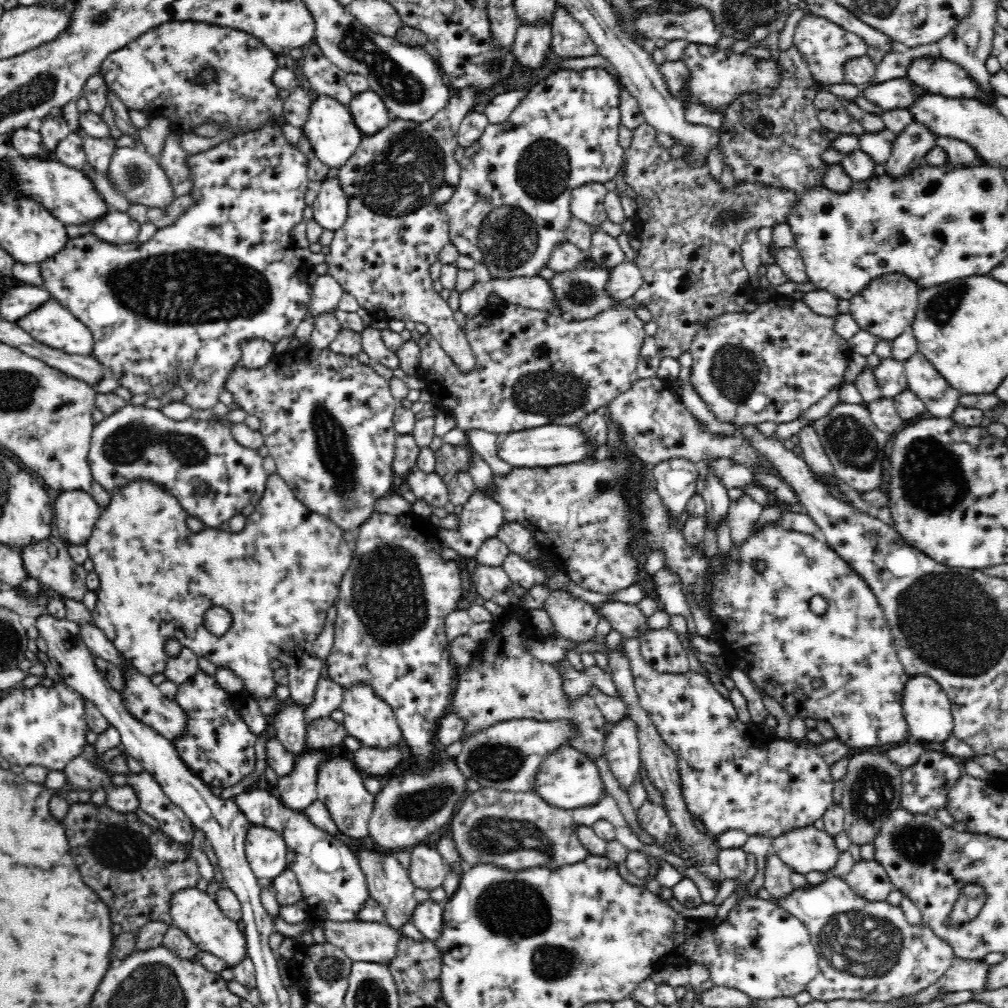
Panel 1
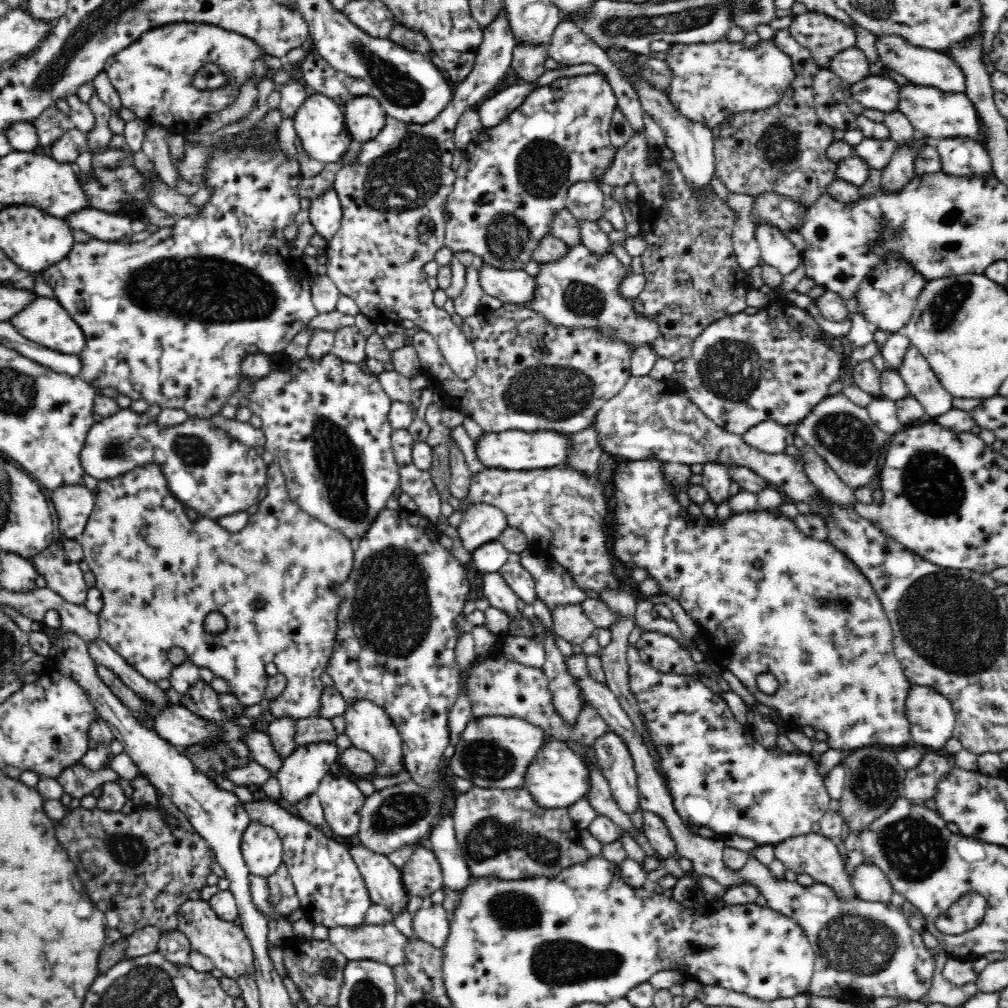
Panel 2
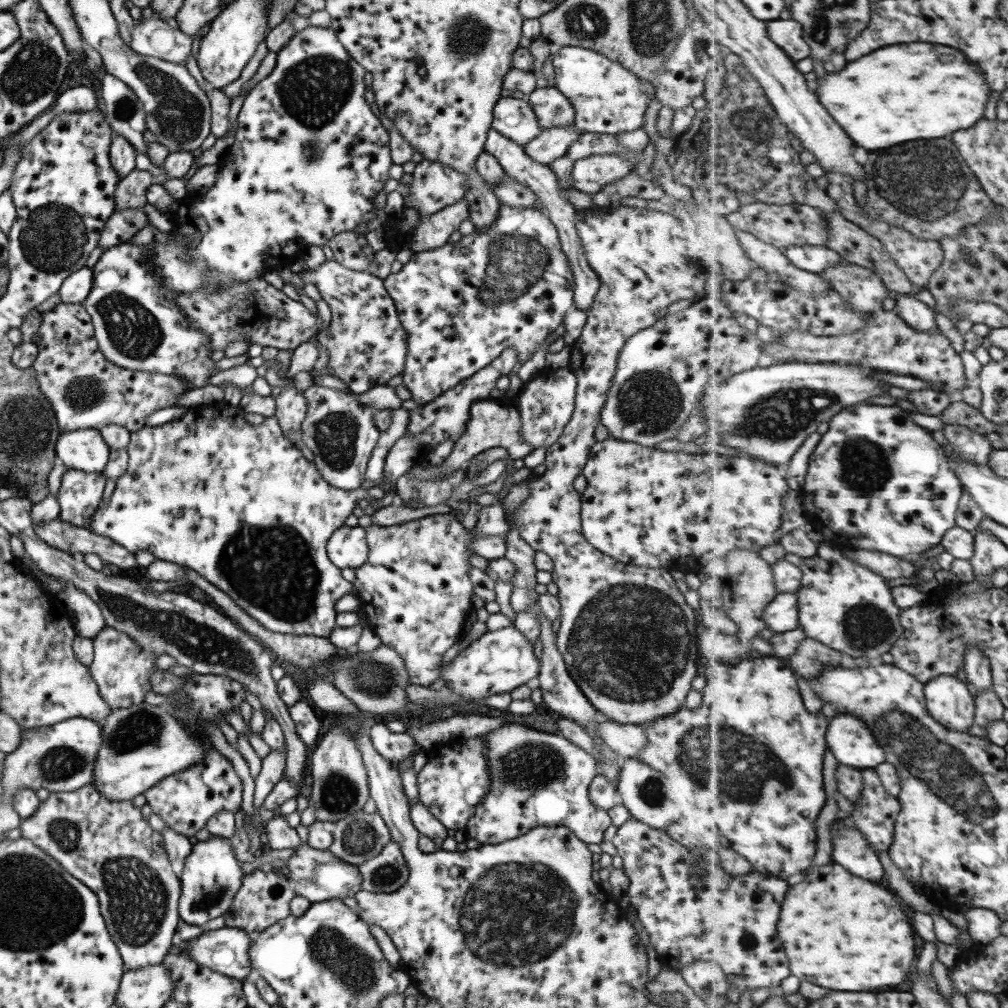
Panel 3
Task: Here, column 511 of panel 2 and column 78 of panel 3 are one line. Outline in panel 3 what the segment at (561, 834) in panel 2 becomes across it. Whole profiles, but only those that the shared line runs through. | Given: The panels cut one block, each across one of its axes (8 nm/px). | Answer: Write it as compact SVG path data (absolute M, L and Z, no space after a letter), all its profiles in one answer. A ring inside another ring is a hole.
M92 784L72 792L51 792L32 816L20 822L19 828L22 837L46 851L62 868L96 893L106 927L120 952L123 965L129 970L137 970L161 964L173 946L172 940L180 922L176 913L181 882L172 870L161 832L150 827L133 801L112 801Z

